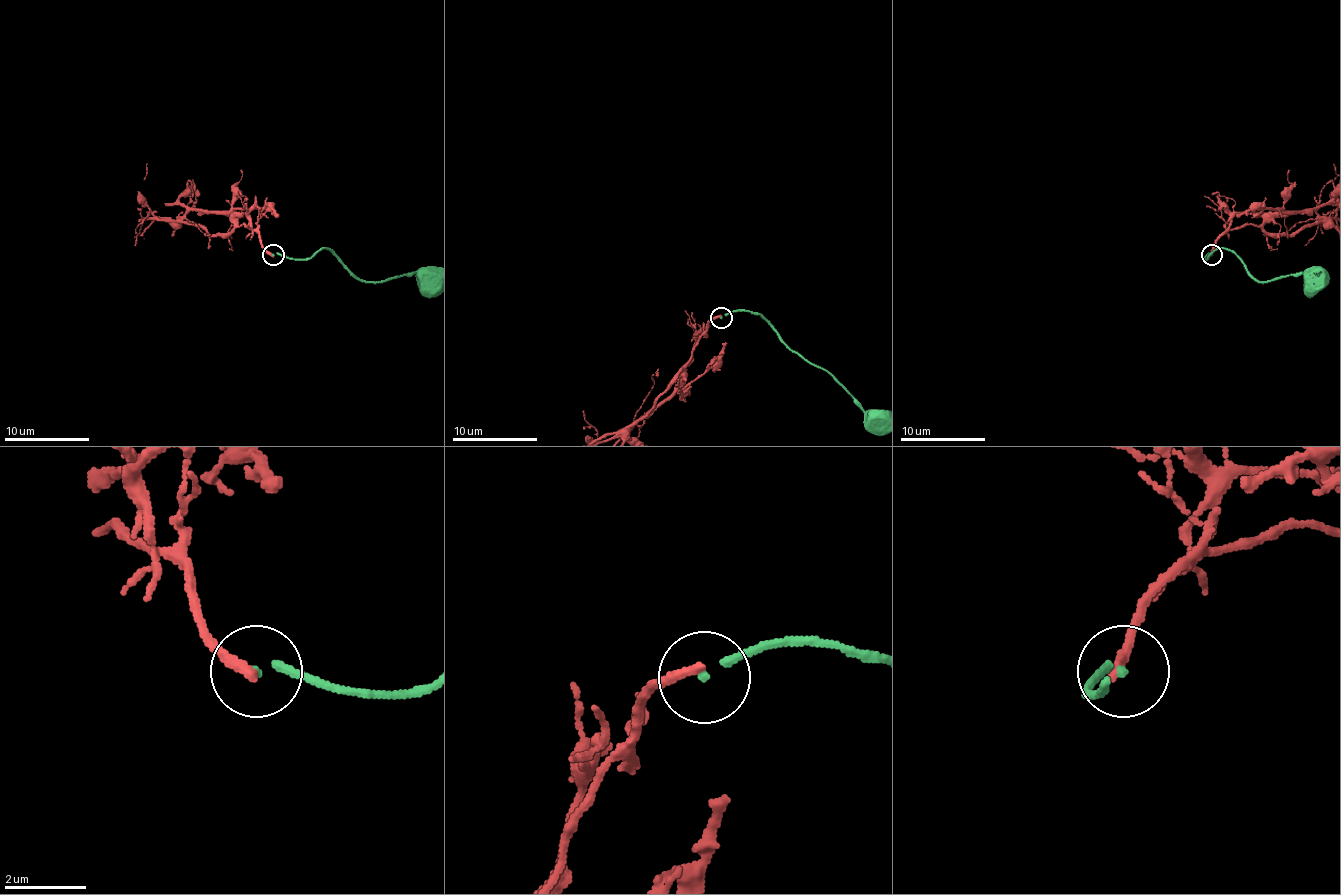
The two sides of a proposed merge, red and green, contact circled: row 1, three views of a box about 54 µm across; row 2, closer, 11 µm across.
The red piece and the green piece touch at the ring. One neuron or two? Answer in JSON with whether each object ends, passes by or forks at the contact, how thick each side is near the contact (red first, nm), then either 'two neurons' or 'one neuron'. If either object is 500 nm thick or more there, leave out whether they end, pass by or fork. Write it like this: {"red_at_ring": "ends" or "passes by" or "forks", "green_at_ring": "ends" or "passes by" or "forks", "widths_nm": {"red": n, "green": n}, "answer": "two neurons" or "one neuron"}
{"red_at_ring": "ends", "green_at_ring": "ends", "widths_nm": {"red": 240, "green": 160}, "answer": "two neurons"}

